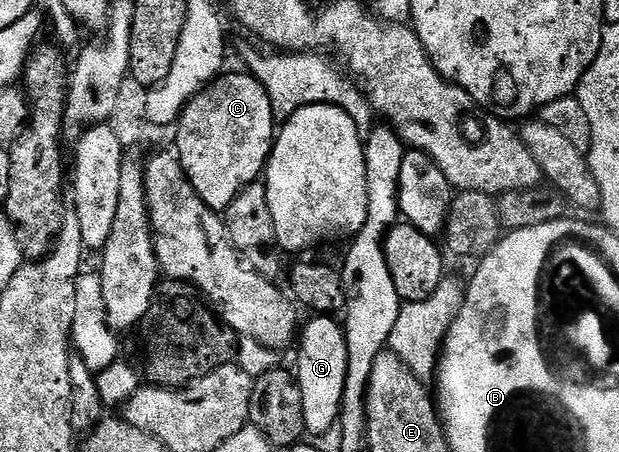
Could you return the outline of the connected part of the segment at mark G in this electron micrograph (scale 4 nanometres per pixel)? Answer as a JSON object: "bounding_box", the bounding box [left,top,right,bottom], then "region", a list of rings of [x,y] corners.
{"bounding_box":[296,315,347,435],"region":[[[317,315],[301,329],[297,346],[296,381],[301,391],[306,434],[323,435],[334,430],[343,402],[345,371],[347,370],[347,348],[342,326],[329,315]]]}

